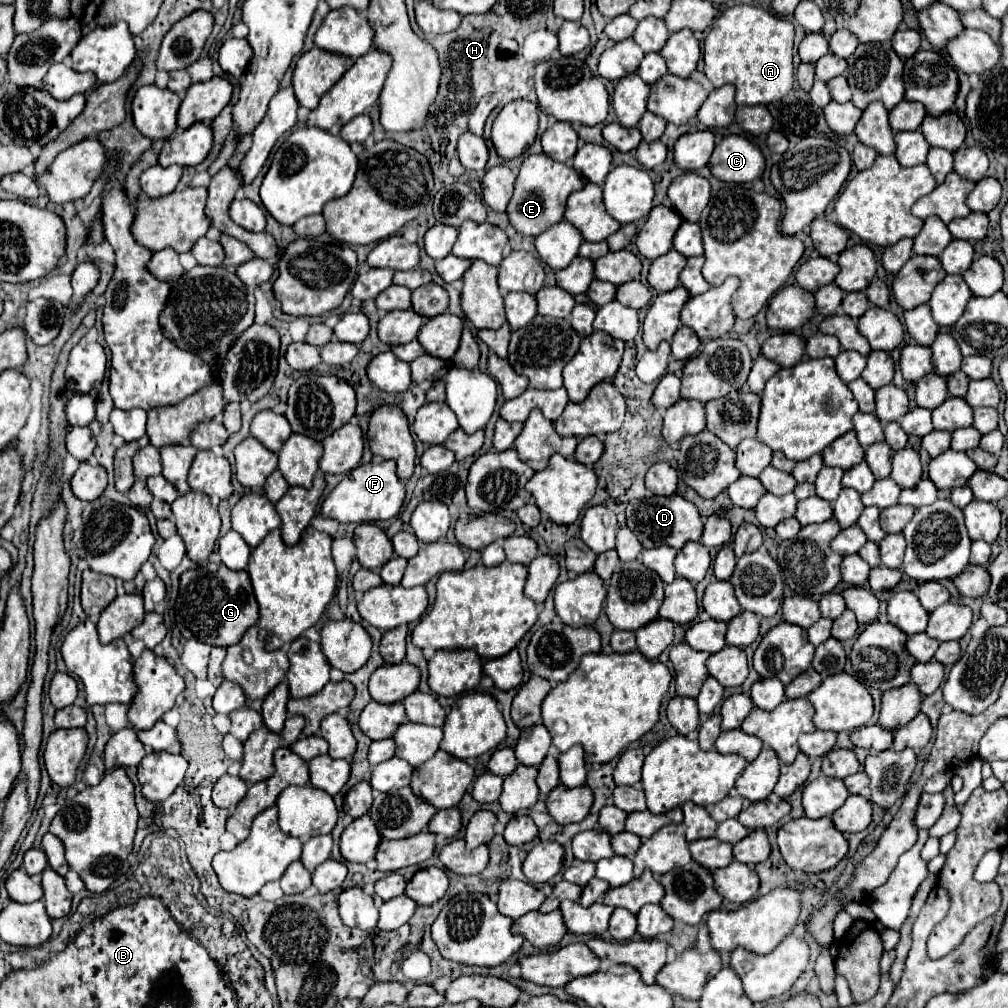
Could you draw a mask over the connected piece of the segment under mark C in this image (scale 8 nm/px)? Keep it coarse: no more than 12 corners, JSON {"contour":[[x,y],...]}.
{"contour":[[725,136],[709,170],[723,182],[763,176],[763,152],[745,136]]}

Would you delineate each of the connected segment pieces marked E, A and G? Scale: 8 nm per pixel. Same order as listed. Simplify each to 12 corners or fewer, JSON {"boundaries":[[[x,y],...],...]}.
{"boundaries":[[[547,154],[525,156],[507,206],[523,236],[563,220],[585,180]],[[739,4],[703,44],[715,88],[739,106],[793,88],[793,24]],[[245,570],[183,572],[183,638],[227,648],[257,624]]]}

